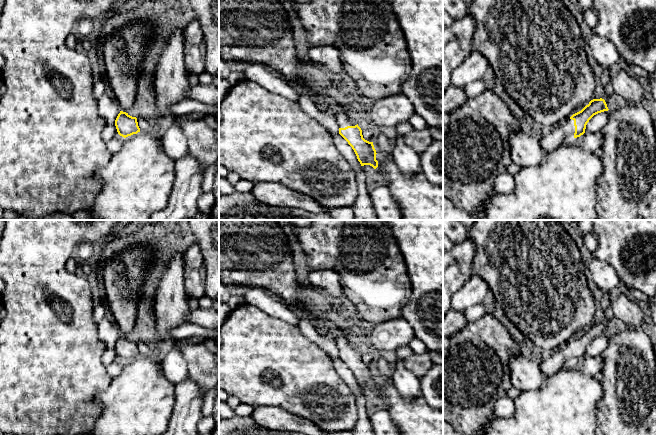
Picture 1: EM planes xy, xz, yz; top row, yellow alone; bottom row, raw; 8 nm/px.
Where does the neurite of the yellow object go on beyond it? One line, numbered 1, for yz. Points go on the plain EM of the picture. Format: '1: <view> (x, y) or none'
1: yz (551, 363)

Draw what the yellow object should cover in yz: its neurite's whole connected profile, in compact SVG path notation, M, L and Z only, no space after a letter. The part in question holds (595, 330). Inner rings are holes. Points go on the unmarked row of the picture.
M604 323L591 324L588 329L569 343L565 343L557 350L540 357L540 367L543 374L549 378L562 368L569 366L573 361L580 361L585 357L586 349L594 339L608 334Z

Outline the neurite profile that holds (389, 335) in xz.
M402 317L373 326L373 331L366 336L366 339L380 354L386 351L395 352L402 346L408 346L415 338L414 329Z

